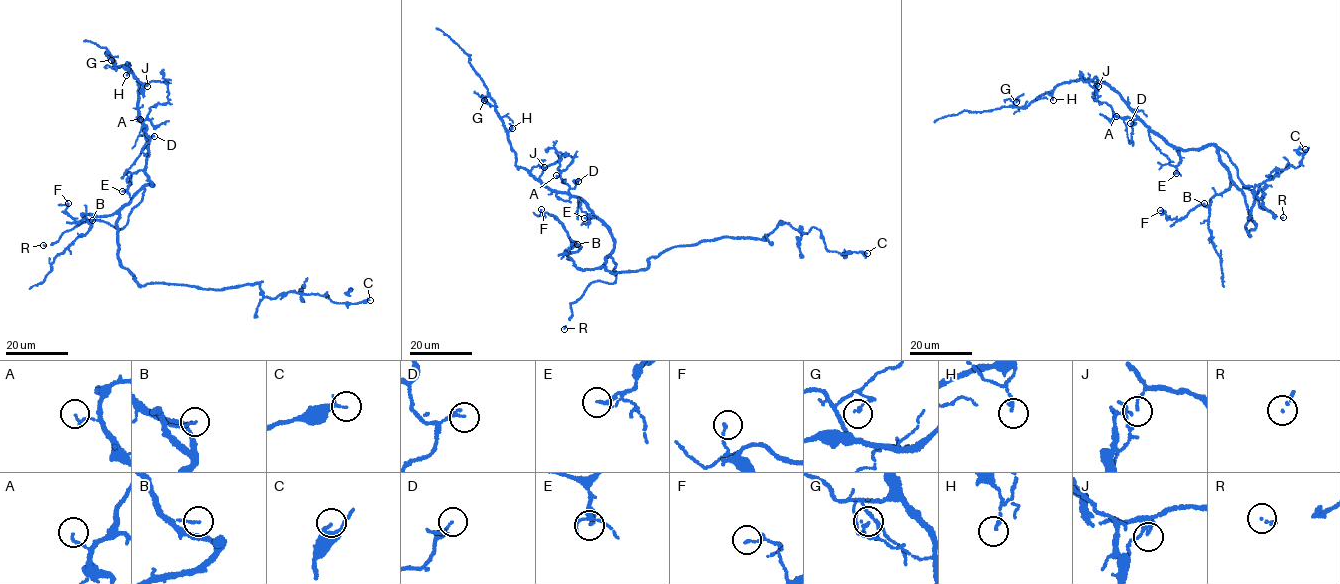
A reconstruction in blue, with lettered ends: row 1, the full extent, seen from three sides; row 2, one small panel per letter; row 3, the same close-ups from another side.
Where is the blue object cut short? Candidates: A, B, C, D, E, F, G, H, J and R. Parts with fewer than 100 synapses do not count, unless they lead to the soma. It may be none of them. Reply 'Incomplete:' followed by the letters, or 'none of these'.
Incomplete: none of these

